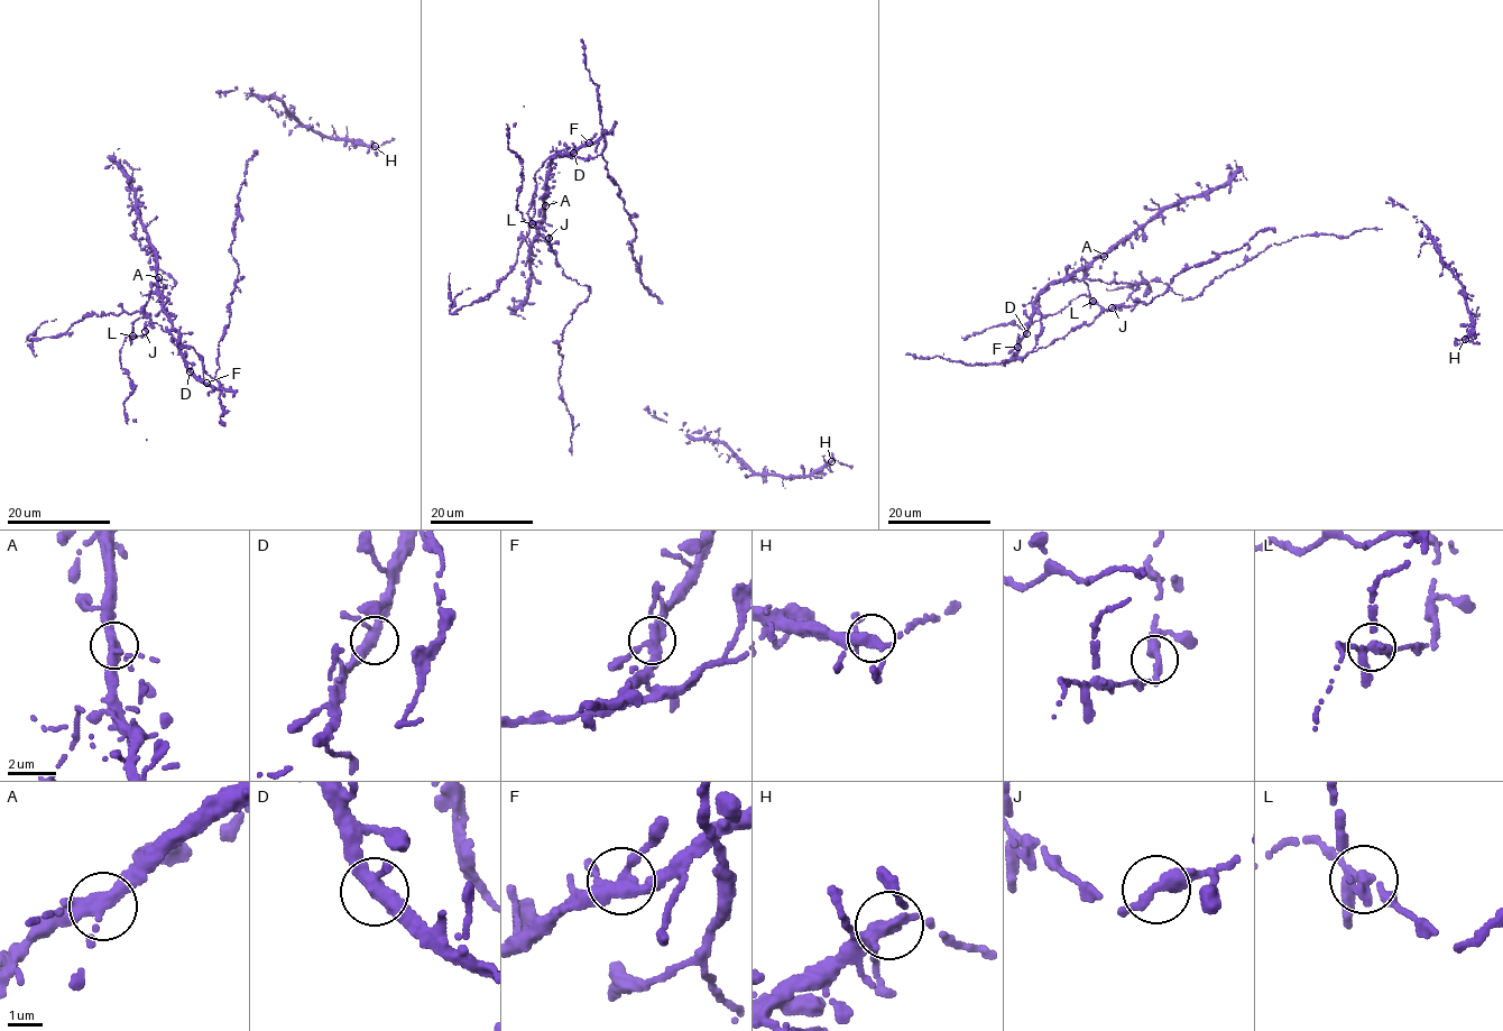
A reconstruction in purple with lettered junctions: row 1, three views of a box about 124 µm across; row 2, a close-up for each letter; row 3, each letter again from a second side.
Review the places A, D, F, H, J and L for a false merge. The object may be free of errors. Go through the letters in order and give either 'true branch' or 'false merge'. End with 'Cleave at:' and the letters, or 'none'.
A: true branch
D: true branch
F: true branch
H: true branch
J: true branch
L: false merge
Cleave at: L

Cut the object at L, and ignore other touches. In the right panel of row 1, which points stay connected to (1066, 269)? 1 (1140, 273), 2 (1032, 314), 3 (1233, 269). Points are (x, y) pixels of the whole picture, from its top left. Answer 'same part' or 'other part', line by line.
1: other part
2: same part
3: same part

